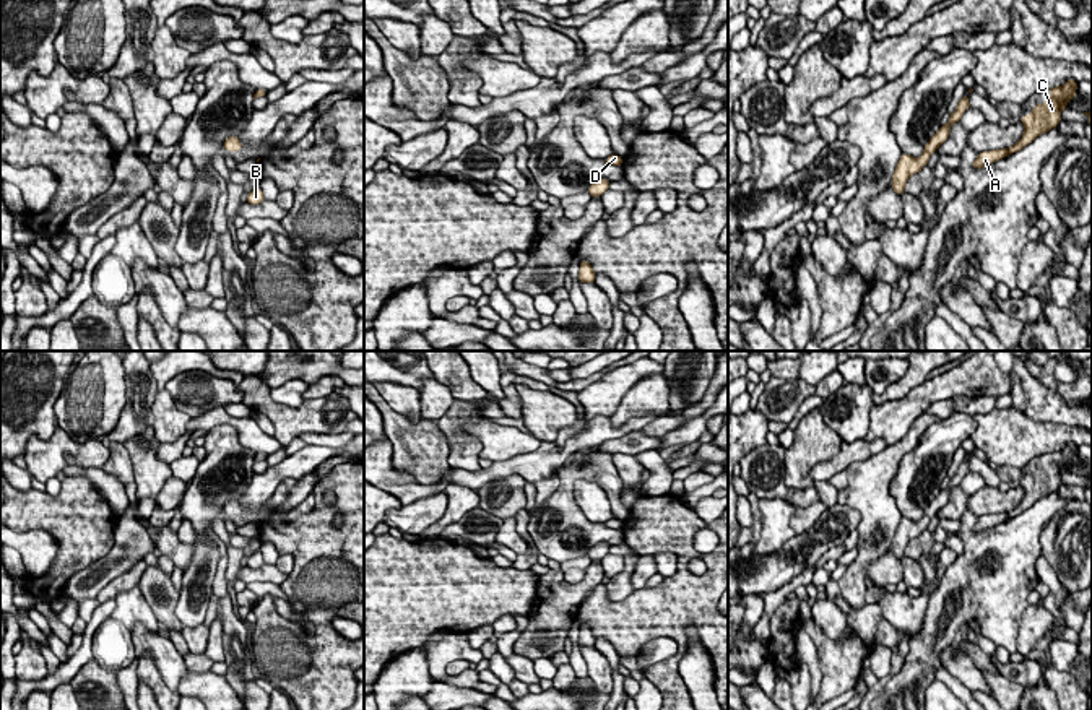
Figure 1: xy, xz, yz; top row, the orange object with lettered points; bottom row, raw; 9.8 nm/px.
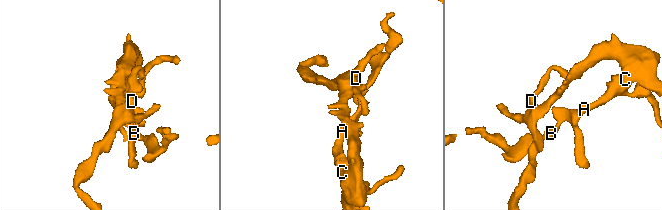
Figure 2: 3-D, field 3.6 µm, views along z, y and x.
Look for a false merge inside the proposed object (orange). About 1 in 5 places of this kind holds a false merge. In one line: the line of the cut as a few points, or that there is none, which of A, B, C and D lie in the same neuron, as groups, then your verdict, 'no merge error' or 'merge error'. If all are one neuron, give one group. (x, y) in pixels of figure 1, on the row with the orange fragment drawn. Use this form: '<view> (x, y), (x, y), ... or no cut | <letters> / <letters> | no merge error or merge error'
no cut | A B C D | no merge error

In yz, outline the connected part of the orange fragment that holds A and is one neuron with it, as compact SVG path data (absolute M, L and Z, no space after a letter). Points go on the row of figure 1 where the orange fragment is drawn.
M1069 78L1064 84L1050 88L1048 101L1034 106L1030 115L1020 115L1020 122L1024 123L1022 138L1011 148L978 153L977 159L972 162L972 169L985 167L1006 158L1008 154L1017 153L1032 143L1038 135L1055 128L1061 122L1061 112L1068 109L1066 102L1076 97L1077 84L1077 81Z

